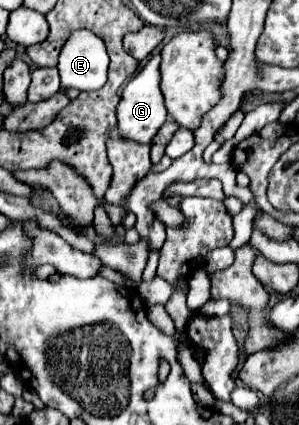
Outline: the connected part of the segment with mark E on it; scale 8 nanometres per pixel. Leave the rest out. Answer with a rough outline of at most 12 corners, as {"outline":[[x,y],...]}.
{"outline":[[88,29],[60,51],[62,87],[98,91],[108,53]]}

